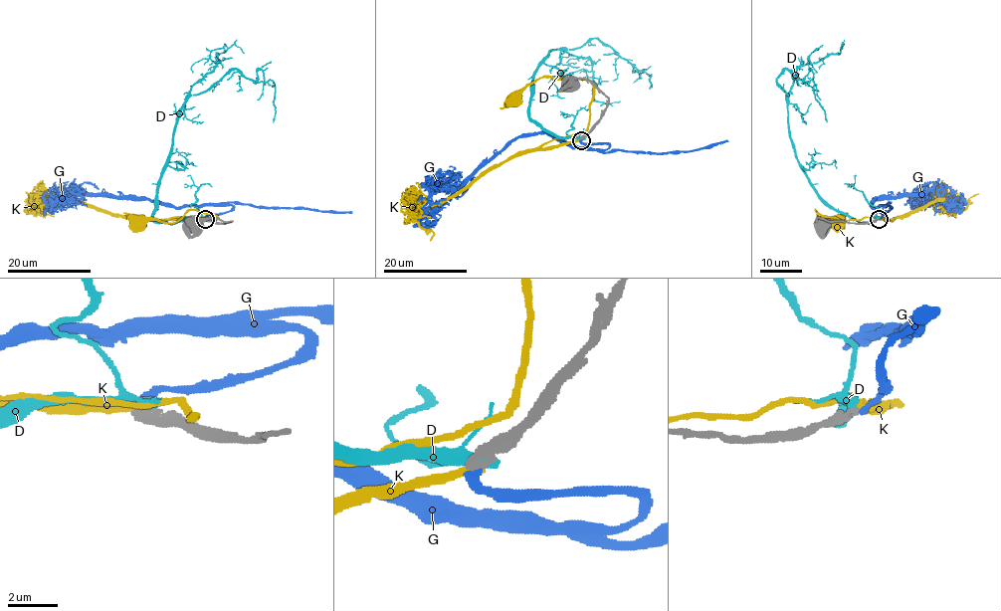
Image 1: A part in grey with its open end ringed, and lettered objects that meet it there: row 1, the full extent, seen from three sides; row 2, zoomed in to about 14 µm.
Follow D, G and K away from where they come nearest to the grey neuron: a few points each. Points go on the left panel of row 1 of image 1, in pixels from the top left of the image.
D: (207, 218), (153, 218), (160, 172), (183, 103), (236, 69), (247, 78), (274, 84), (273, 122)
G: (205, 218), (232, 206), (169, 206), (88, 196), (72, 188), (62, 200), (47, 204), (42, 192)
K: (203, 218), (165, 218), (211, 217), (214, 221), (217, 217), (211, 213), (188, 210), (175, 222), (138, 222)

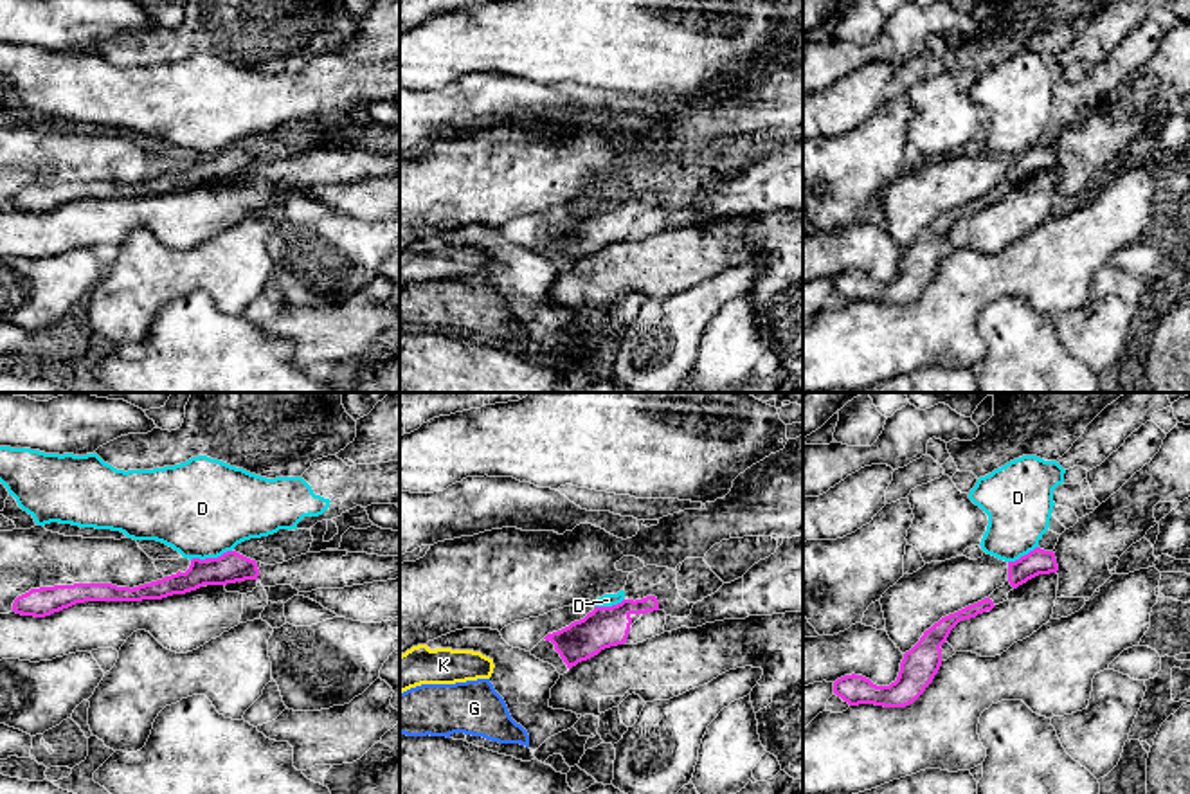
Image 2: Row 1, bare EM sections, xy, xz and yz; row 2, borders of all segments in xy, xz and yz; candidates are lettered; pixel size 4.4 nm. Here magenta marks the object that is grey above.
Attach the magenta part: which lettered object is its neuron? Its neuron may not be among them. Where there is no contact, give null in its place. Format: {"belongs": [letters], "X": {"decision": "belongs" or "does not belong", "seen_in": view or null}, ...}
{"belongs": ["G"], "D": {"decision": "does not belong", "seen_in": "xy"}, "G": {"decision": "belongs", "seen_in": null}, "K": {"decision": "does not belong", "seen_in": null}}

